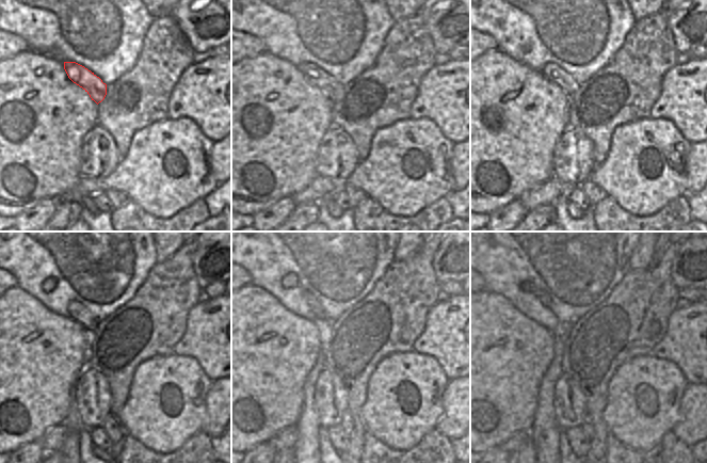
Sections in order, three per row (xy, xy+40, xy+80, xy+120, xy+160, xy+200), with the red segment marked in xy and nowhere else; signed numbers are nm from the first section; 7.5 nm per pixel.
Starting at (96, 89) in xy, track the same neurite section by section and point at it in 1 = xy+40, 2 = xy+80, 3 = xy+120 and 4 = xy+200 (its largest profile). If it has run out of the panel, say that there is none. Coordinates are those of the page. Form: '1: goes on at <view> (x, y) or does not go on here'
1: goes on at xy+40 (312, 74)
2: goes on at xy+80 (556, 75)
3: goes on at xy+120 (77, 313)
4: goes on at xy+200 (544, 297)

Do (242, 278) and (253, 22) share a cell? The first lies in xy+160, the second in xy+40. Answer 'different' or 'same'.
different

